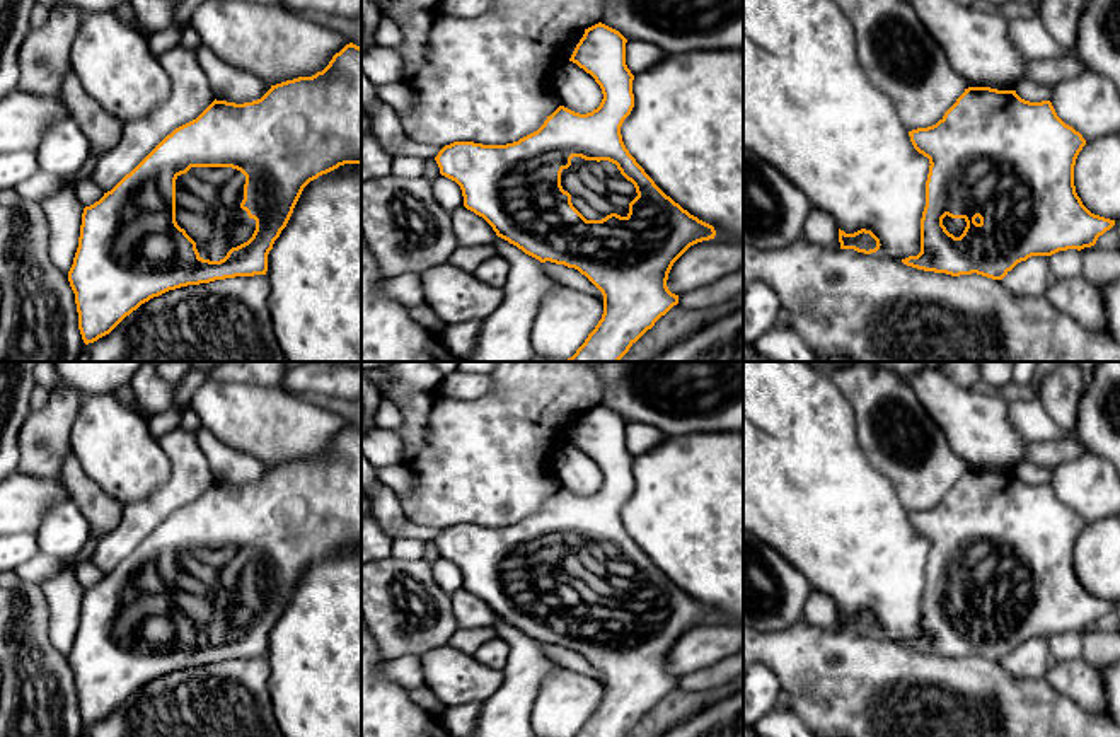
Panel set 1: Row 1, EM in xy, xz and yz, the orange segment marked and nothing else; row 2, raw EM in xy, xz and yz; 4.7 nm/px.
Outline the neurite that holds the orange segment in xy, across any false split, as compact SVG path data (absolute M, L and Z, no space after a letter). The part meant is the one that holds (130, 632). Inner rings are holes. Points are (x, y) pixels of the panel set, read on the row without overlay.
M349 425L312 459L286 462L257 483L213 483L196 502L167 517L130 556L84 590L68 653L85 727L109 717L141 686L169 672L215 662L266 657L268 636L303 570L344 546L361 548L361 430Z

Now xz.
M598 404L585 411L569 440L602 471L603 481L592 495L559 488L537 514L518 524L453 524L435 539L440 556L460 568L464 589L482 599L498 619L540 645L578 652L602 674L602 701L574 737L626 737L678 686L678 677L667 669L673 645L690 628L716 618L713 607L667 578L622 524L621 508L634 490L626 425L619 413Z

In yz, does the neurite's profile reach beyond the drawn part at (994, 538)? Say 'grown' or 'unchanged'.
grown

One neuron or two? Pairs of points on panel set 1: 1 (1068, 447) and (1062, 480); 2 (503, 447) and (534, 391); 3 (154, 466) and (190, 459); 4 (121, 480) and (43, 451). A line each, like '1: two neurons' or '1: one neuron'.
1: two neurons
2: one neuron
3: two neurons
4: two neurons

